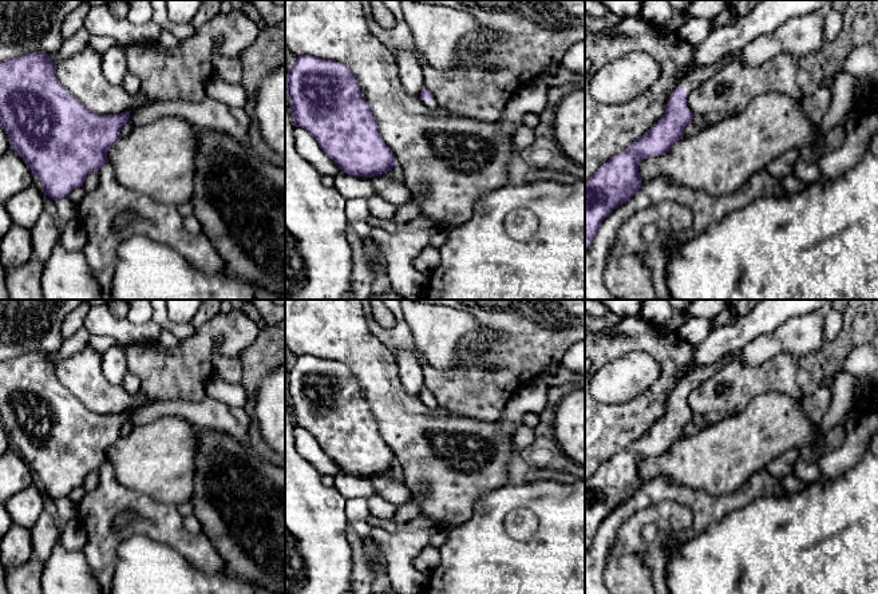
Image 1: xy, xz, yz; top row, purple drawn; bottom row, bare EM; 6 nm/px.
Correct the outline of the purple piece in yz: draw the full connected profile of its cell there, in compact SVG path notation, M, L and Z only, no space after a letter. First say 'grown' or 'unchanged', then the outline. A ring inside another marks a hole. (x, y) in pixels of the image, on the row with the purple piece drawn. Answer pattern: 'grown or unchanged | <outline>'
grown | M739 52L727 54L717 63L692 72L671 94L663 118L585 181L585 252L592 245L602 221L641 189L638 165L646 158L667 154L684 136L684 127L693 120L693 114L687 106L691 91L736 56Z

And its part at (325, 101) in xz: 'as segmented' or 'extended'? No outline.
as segmented

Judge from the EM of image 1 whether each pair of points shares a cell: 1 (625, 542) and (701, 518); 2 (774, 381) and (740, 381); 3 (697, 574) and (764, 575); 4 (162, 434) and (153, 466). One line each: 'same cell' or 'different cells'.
1: different cells
2: same cell
3: same cell
4: same cell

